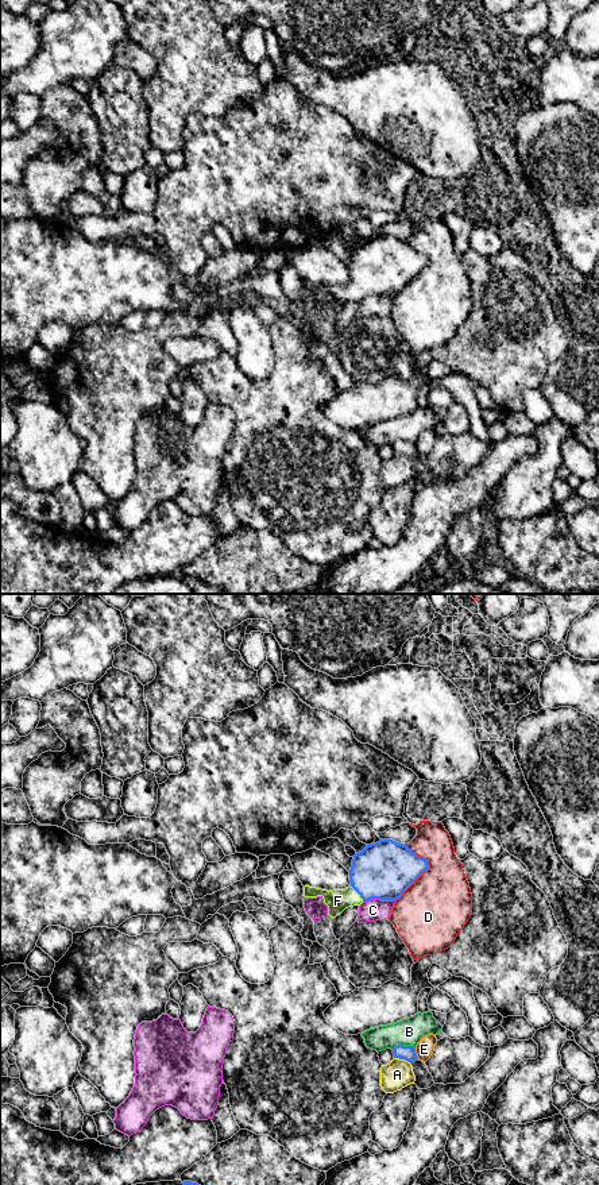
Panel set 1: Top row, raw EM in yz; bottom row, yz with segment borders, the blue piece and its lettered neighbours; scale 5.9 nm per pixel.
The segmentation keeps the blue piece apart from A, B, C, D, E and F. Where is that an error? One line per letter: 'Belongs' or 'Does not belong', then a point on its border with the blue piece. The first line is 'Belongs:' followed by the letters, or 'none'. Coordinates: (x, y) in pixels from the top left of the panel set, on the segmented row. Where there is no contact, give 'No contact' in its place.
Belongs: F
A: Does not belong. Touches blue at yz (402, 1058)
B: Does not belong. Touches blue at yz (402, 1046)
C: Does not belong. Touches blue at yz (378, 898)
D: Does not belong. Touches blue at yz (425, 871)
E: Does not belong. Touches blue at yz (416, 1054)
F: Belongs. Touches blue at yz (356, 891)

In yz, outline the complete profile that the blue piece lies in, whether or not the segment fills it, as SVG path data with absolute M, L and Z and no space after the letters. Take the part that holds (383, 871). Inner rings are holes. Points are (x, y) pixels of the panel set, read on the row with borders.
M380 839L353 856L348 888L326 891L305 885L304 896L321 896L333 919L345 908L371 899L395 902L428 868L428 861L406 845Z

